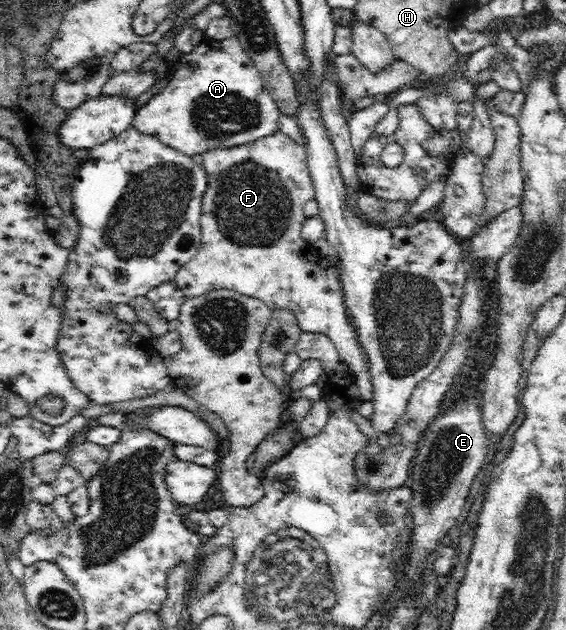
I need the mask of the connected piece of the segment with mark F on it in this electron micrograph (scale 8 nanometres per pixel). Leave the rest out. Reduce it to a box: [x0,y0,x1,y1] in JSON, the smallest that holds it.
[174,130,372,401]

